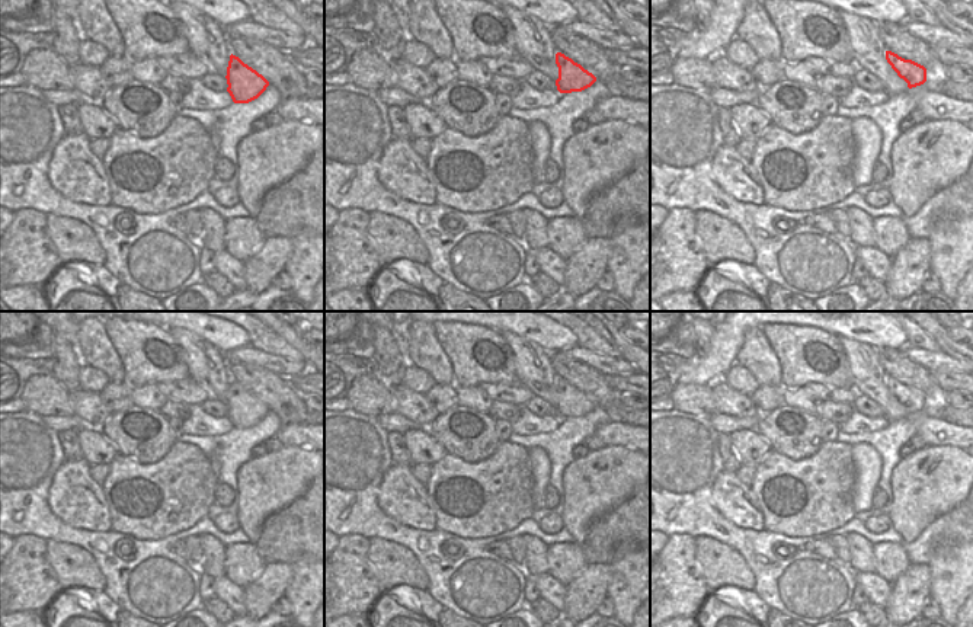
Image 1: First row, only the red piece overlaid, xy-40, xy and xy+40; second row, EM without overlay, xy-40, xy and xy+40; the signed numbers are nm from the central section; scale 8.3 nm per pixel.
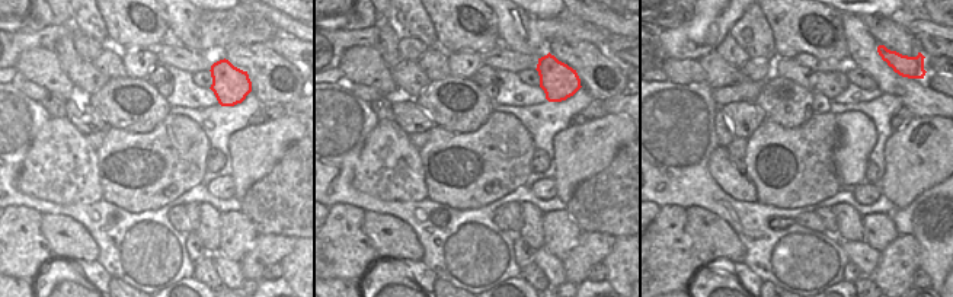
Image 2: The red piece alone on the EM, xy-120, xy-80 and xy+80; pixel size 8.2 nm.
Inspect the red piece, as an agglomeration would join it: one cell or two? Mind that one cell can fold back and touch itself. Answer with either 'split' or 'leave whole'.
leave whole

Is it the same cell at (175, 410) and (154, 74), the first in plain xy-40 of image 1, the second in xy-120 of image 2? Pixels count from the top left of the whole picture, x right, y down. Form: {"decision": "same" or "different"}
{"decision": "same"}

